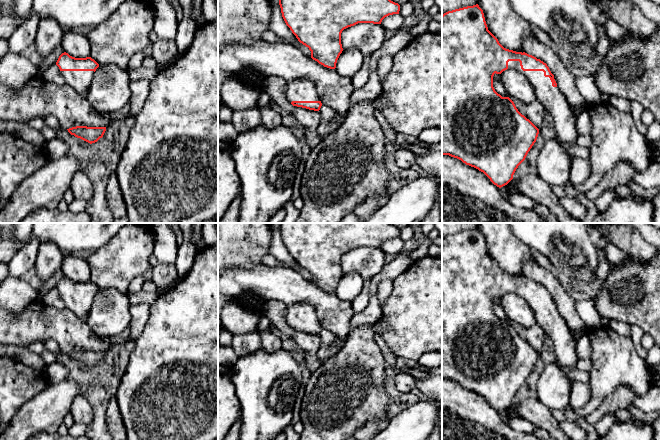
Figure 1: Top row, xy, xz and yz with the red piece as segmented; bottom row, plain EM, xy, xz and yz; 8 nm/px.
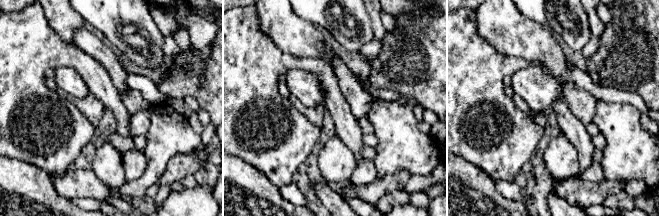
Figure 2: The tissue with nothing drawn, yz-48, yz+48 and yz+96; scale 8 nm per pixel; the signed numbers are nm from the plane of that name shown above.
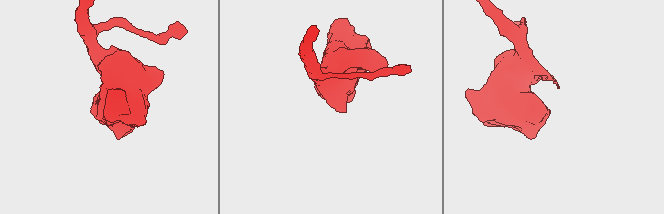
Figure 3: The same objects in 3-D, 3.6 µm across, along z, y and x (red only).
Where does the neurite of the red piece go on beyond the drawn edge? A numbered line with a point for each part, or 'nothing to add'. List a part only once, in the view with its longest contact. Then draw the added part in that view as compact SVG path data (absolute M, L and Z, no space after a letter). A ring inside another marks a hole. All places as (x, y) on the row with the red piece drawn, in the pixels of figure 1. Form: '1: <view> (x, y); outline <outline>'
1: yz (551, 97); outline M509 61L508 69L519 70L530 81L539 101L554 119L557 140L568 144L577 143L579 134L576 115L559 88L552 86L550 78L545 77L543 71L523 71L519 61Z

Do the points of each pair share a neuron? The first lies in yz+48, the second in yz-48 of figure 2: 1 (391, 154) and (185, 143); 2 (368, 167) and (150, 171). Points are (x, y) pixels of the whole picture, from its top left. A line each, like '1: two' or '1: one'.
1: one
2: two

